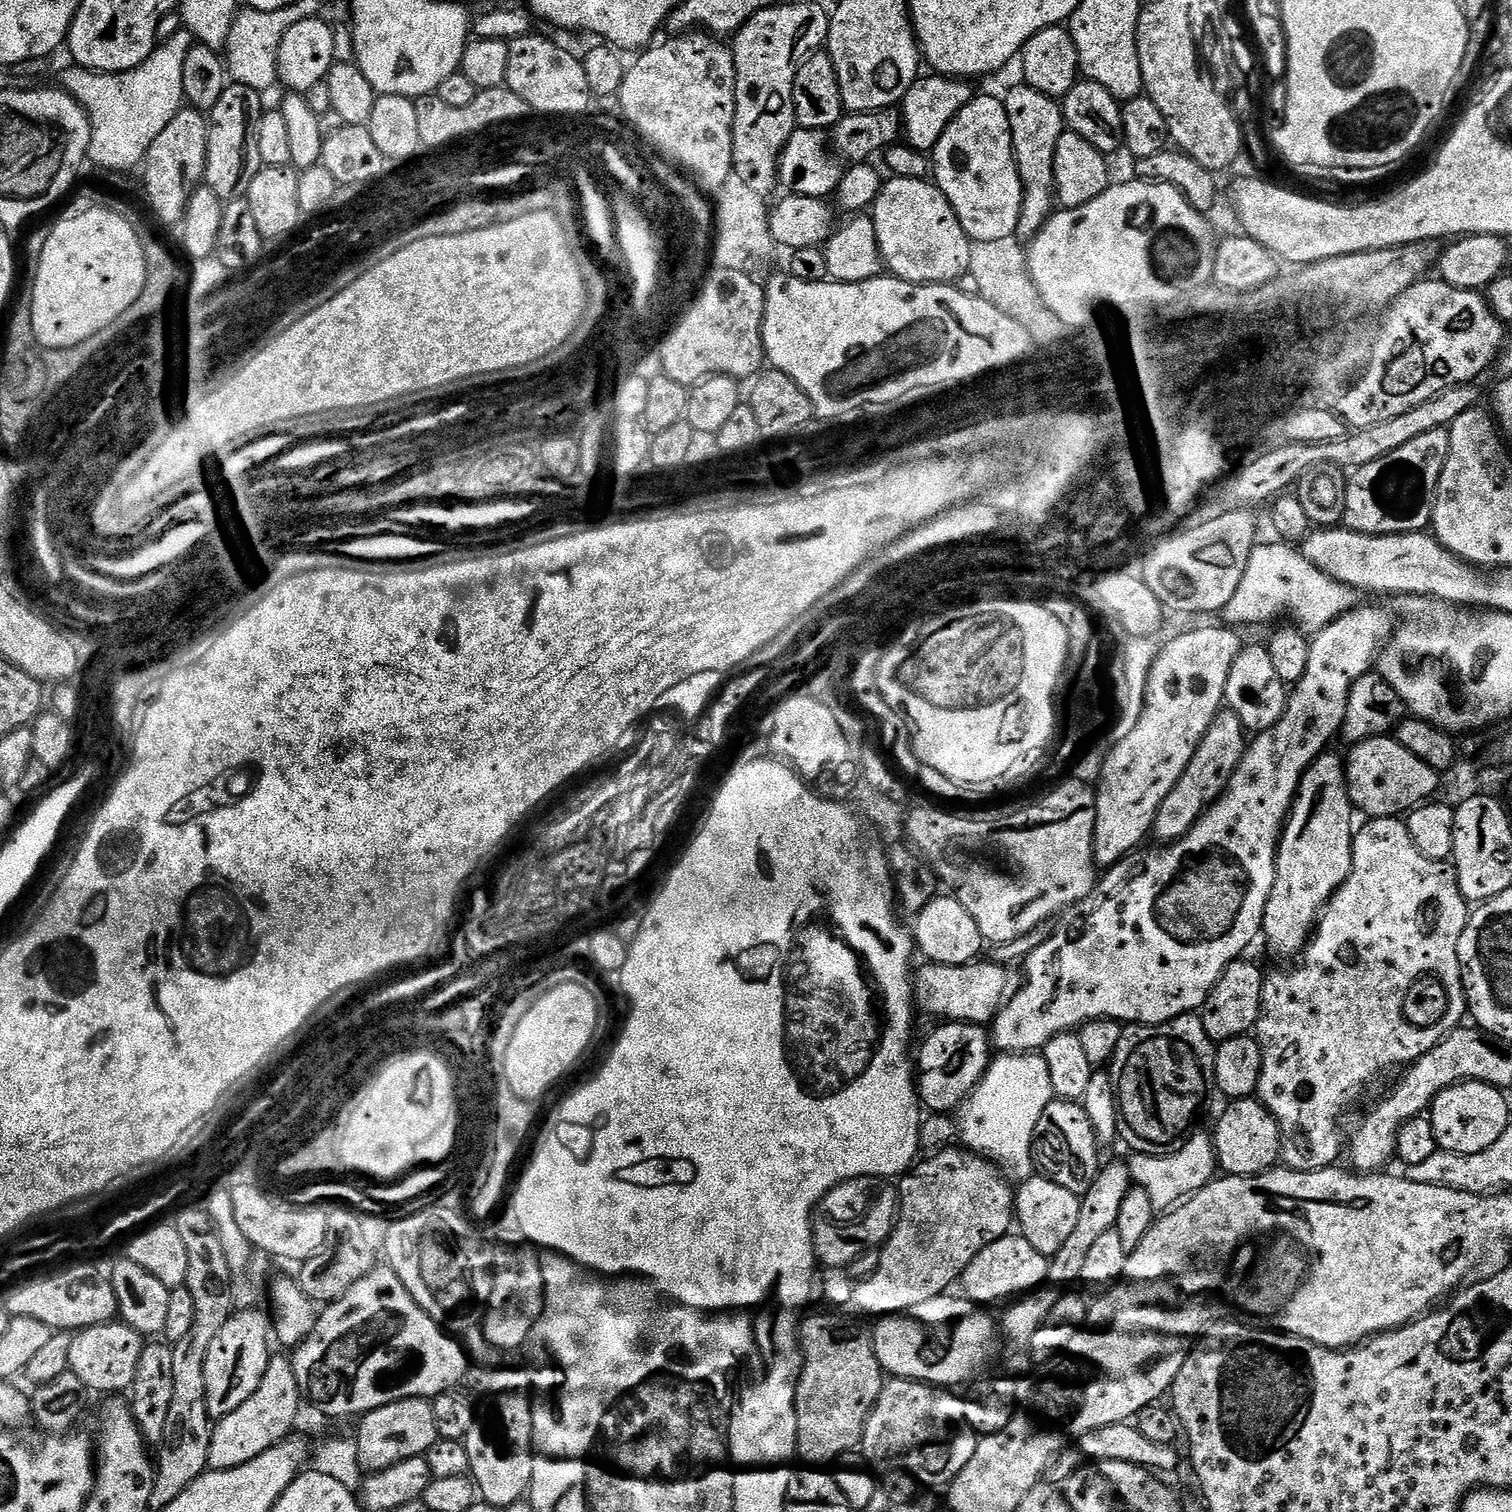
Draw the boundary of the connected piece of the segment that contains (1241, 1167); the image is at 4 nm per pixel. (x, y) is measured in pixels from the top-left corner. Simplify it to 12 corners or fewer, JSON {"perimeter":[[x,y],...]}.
{"perimeter":[[1234,1100],[1214,1131],[1219,1171],[1257,1176],[1282,1156],[1278,1122]]}

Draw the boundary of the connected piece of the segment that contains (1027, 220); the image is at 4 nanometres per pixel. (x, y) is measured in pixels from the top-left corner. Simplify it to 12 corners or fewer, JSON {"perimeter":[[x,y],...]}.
{"perimeter":[[1023,82],[1003,93],[1024,201],[1016,236],[1054,211],[1064,109]]}

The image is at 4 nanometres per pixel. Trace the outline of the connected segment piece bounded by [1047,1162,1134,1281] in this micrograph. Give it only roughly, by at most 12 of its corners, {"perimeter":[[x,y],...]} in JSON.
{"perimeter":[[1105,1163],[1078,1222],[1051,1257],[1049,1281],[1079,1277],[1090,1246],[1115,1229],[1133,1187],[1127,1163]]}

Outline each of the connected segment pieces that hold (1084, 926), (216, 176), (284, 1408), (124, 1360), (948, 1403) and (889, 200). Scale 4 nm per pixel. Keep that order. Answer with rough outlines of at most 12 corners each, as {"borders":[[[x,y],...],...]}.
{"borders":[[[1315,633],[1282,718],[1135,850],[990,1025],[1036,1054],[1203,1009],[1264,927],[1300,780],[1394,635]],[[229,83],[210,113],[203,183],[247,197],[262,167],[261,93]],[[273,1355],[262,1386],[215,1421],[211,1471],[242,1466],[293,1435],[302,1393]],[[123,1322],[81,1328],[68,1371],[89,1393],[127,1393],[145,1337]],[[889,1379],[858,1445],[869,1465],[951,1484],[978,1433],[959,1395]],[[885,179],[870,209],[885,269],[911,284],[970,270],[931,179]]]}

